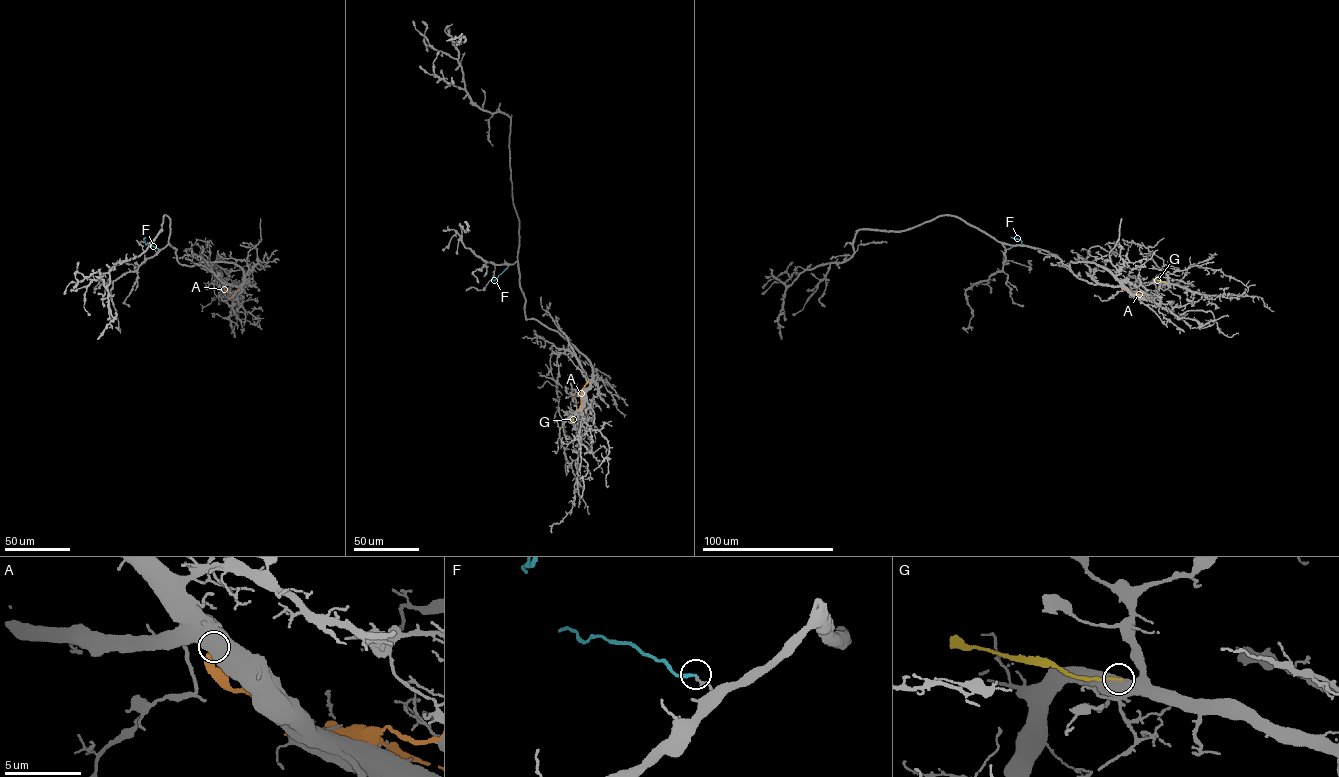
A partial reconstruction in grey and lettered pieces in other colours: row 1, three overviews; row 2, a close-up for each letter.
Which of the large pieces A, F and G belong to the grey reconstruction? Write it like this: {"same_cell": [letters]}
{"same_cell": []}

